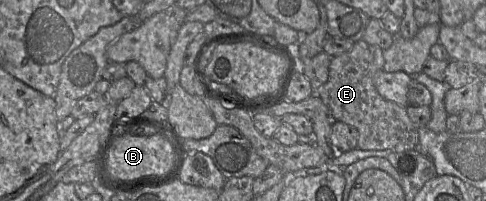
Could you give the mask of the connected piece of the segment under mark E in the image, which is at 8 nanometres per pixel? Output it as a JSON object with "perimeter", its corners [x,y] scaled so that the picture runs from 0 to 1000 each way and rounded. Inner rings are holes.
{"perimeter":[[[747,194],[728,209],[720,254],[681,289],[675,398],[646,458],[646,478],[656,478],[677,537],[685,597],[708,607],[737,652],[737,741],[751,751],[800,746],[807,756],[860,741],[860,637],[840,582],[835,532],[788,488],[770,428],[770,378],[780,353],[790,348],[788,254],[776,229],[757,219]]]}

